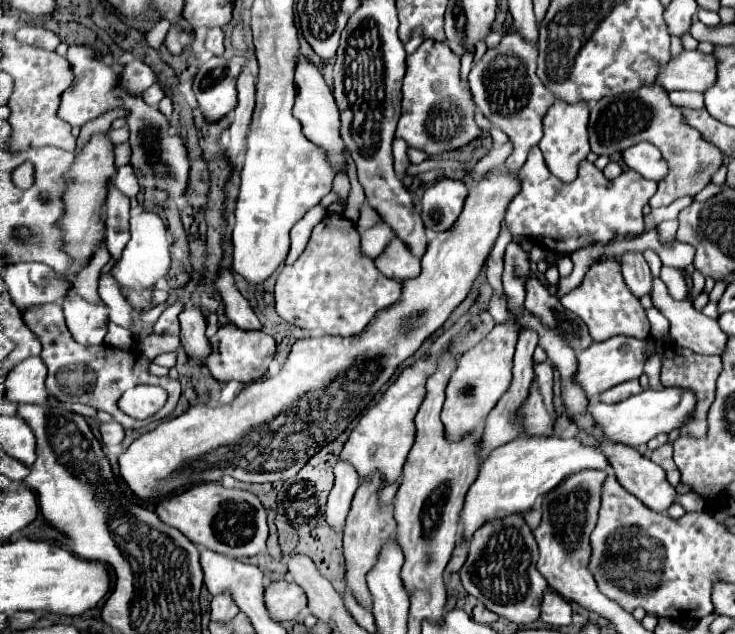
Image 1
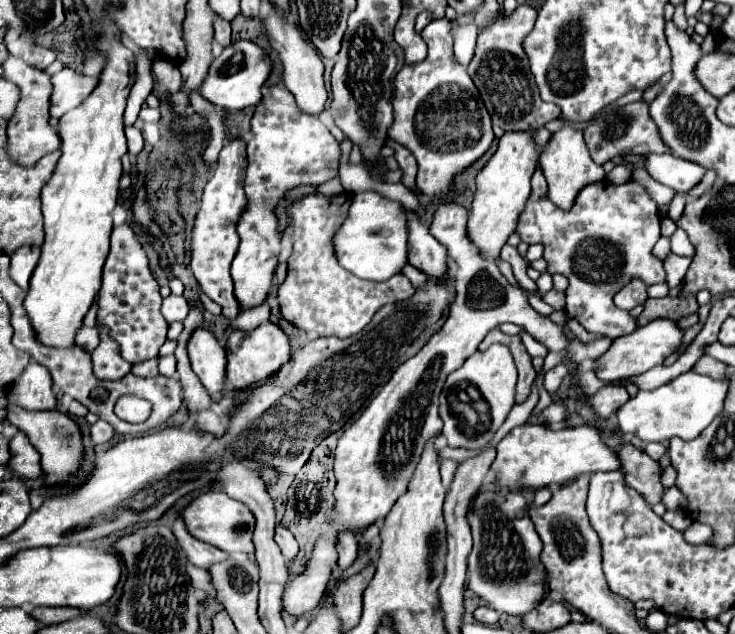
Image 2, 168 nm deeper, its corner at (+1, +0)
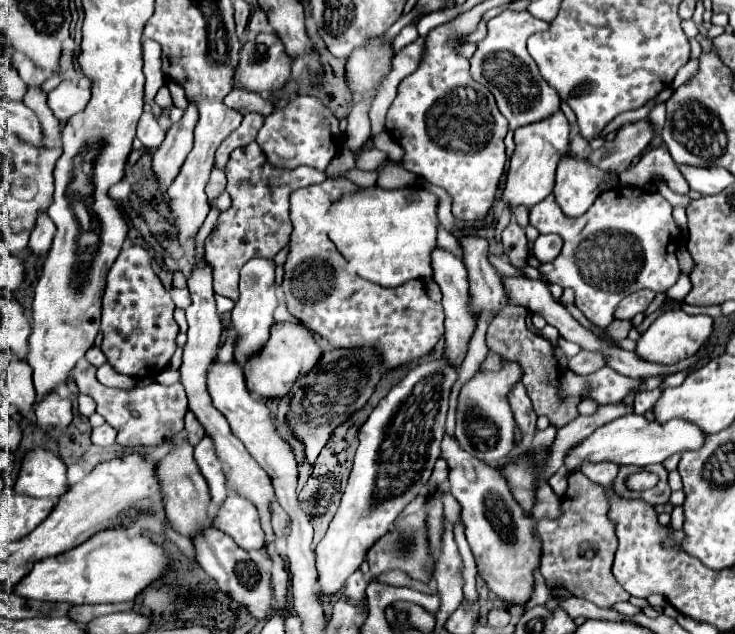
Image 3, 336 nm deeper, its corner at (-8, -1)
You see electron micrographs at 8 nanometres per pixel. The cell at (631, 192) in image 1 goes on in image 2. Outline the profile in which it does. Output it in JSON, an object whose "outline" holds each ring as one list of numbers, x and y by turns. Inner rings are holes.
{"outline":[[539,168,535,172,531,184,533,184,533,192,531,192,527,208,523,210,523,216,517,224,517,232,523,242,545,244,543,258,547,262,547,272,563,274,569,280,569,288,565,292,567,294,565,312,571,318,575,318,581,326,585,326,585,330,599,332,607,338,619,338,619,336,635,330,637,328,635,318,629,316,629,312,619,310,613,304,613,296,625,284,629,284,633,278,643,280,647,286,665,282,663,262,653,254,653,246,661,238,661,230,659,230,661,214,659,214,659,208,655,208,655,202,647,196,645,188,641,188,633,180,627,184,621,184,621,186,615,186,605,180,605,182,589,184,587,188,583,188,583,192,579,192,577,200,575,200,575,206,569,212,565,212,547,198,547,182,543,180,543,172,539,172]]}

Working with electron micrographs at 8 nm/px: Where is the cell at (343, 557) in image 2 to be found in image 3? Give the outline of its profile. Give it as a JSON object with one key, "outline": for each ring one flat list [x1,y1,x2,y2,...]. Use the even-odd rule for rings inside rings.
{"outline":[[356,571,356,573,352,573,352,575,348,577,346,587,344,587,344,593,346,593,346,597,348,597,354,605,360,605,360,601,364,601,364,597,366,597,366,585,368,585,368,583,366,583,362,571]]}

